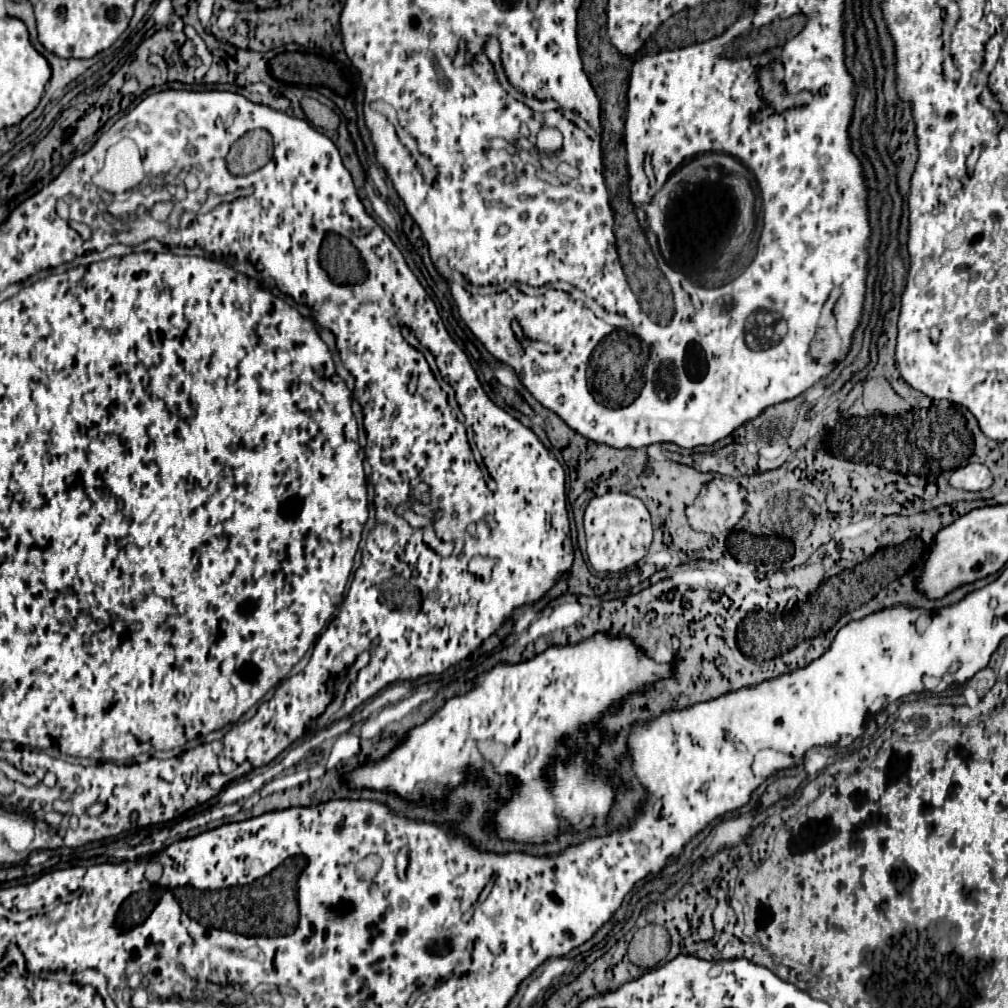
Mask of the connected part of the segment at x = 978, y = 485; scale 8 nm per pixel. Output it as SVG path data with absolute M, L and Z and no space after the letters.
M969 463L952 472L949 479L952 487L965 491L983 491L993 485L991 471L981 463Z

